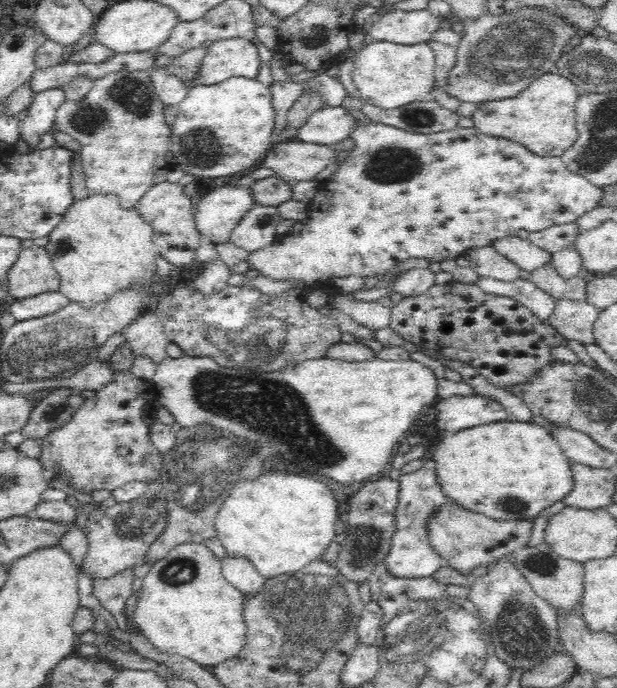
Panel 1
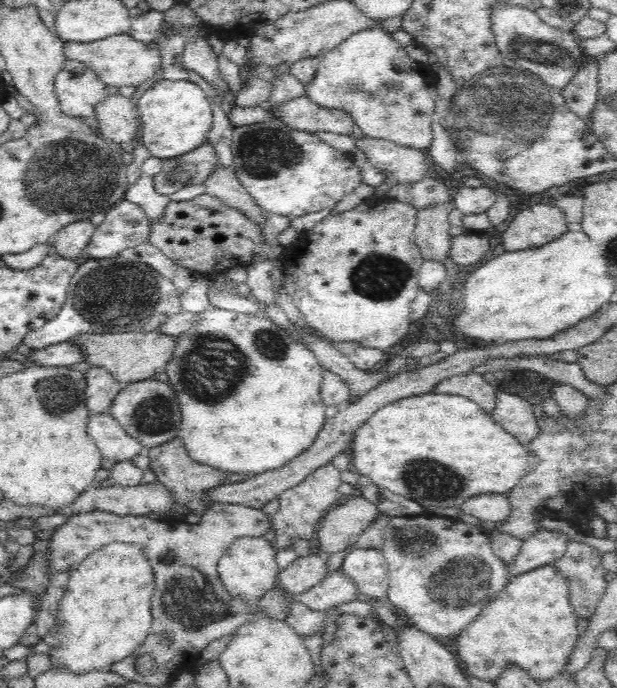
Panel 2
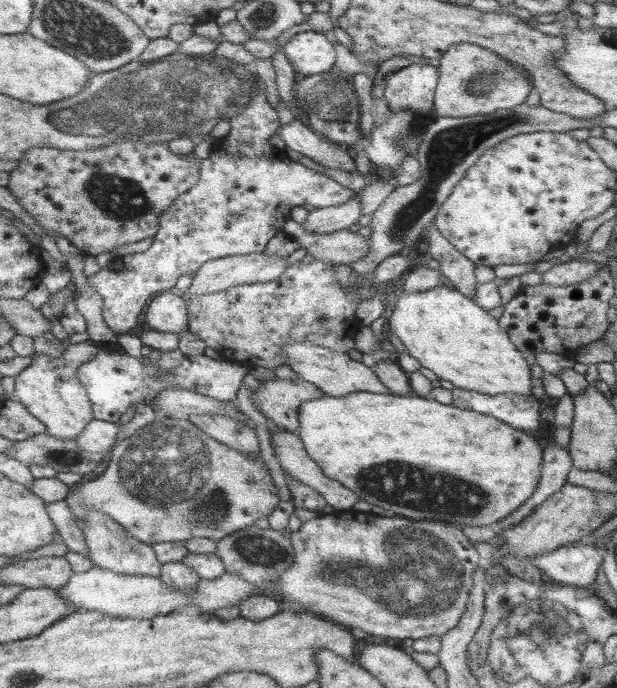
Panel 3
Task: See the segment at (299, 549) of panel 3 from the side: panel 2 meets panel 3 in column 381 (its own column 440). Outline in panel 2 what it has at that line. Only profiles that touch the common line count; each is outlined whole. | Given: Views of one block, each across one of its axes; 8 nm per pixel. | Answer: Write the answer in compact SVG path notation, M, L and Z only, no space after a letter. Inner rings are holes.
M426 512L414 516L392 516L384 530L380 551L387 562L390 607L397 614L410 617L418 629L433 637L452 638L460 634L513 577L509 566L495 555L488 532L454 517Z

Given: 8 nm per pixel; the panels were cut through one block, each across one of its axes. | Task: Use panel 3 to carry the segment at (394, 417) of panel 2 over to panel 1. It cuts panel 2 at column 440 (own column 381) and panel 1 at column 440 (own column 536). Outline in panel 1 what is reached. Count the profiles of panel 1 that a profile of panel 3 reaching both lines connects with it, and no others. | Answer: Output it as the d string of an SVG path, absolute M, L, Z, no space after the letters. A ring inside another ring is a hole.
M494 422L446 434L428 457L436 462L438 485L442 485L449 500L494 520L534 519L538 512L562 501L574 488L569 459L544 426L531 422Z

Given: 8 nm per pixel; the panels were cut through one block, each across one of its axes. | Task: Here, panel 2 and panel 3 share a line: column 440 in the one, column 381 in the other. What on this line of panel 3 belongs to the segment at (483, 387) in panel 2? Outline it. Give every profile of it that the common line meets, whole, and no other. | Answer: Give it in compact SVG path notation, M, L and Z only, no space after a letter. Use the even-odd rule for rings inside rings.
M311 341L289 342L280 352L286 365L305 381L316 385L326 396L338 398L357 391L390 394L390 390L383 385L372 368L364 365L362 361L353 360L346 352L337 352Z

